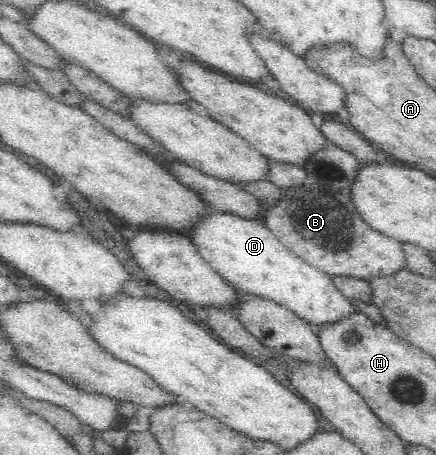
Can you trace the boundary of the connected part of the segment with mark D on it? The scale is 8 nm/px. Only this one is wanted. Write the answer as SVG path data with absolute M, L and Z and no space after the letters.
M212 214L198 229L192 241L203 258L243 296L275 302L316 329L349 318L357 307L333 282L332 277L317 270L289 250L261 221L250 221L231 214Z

